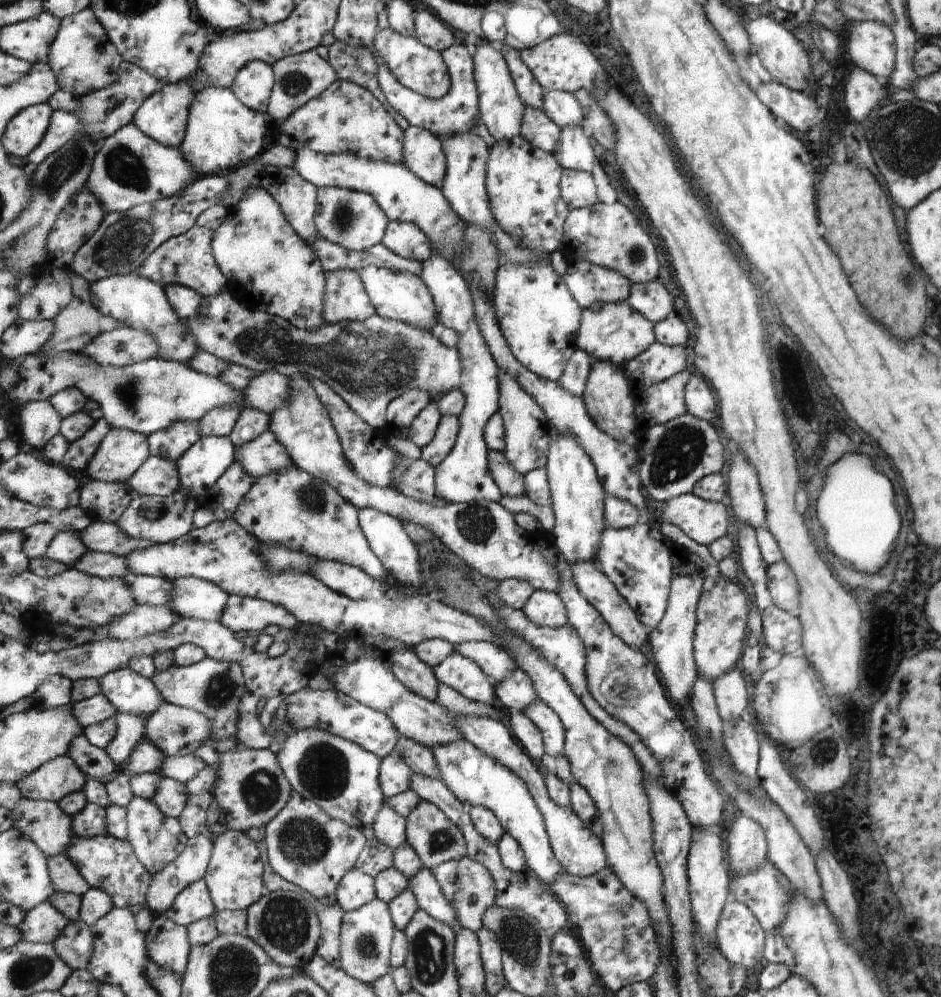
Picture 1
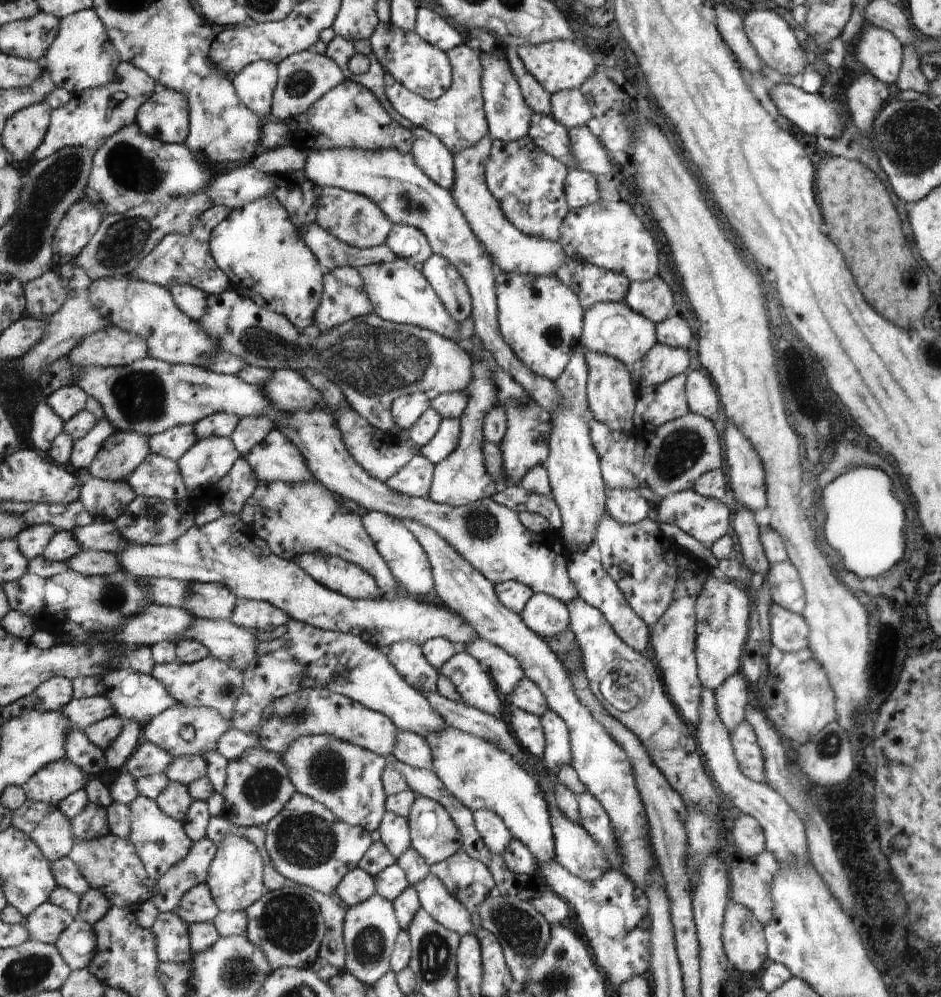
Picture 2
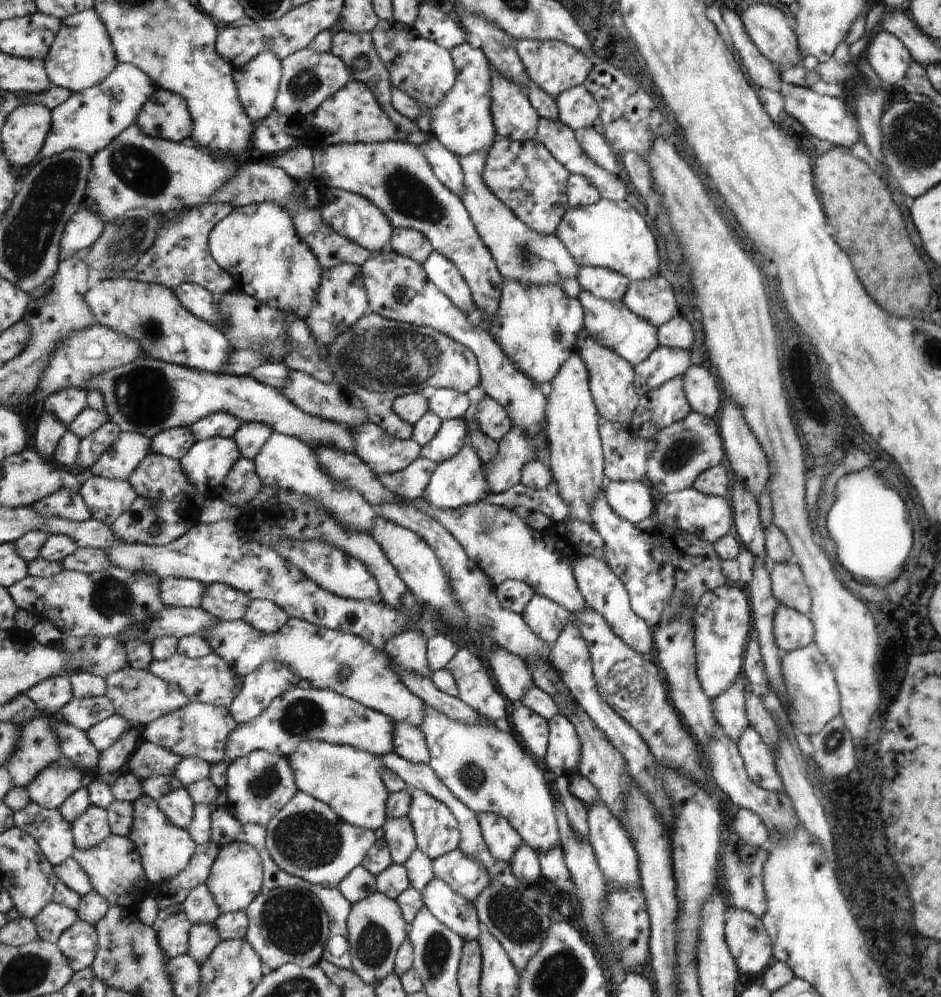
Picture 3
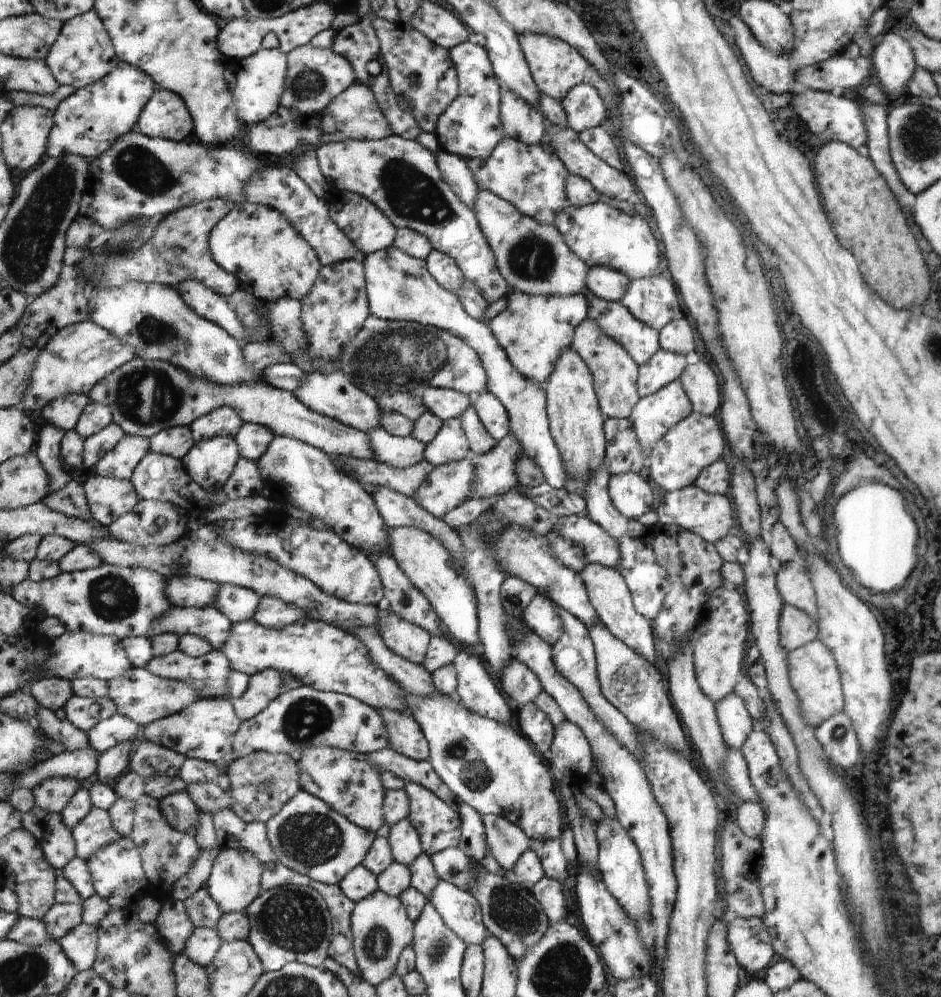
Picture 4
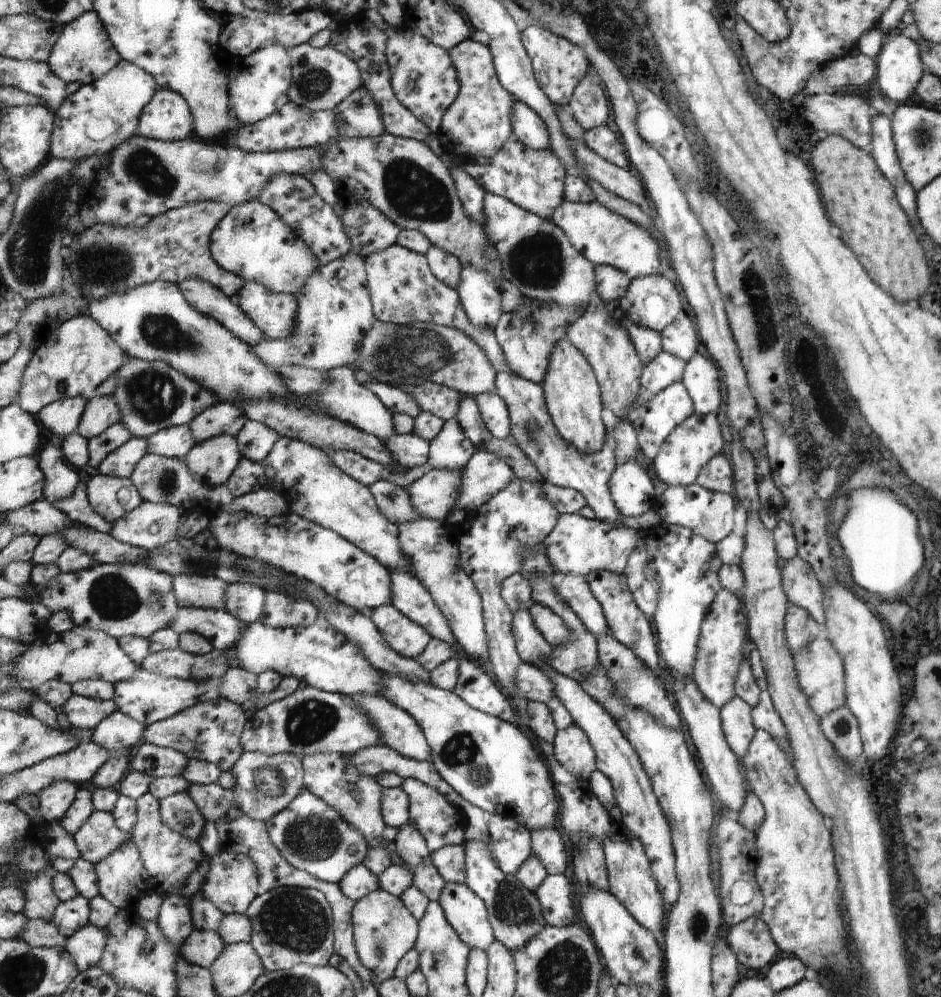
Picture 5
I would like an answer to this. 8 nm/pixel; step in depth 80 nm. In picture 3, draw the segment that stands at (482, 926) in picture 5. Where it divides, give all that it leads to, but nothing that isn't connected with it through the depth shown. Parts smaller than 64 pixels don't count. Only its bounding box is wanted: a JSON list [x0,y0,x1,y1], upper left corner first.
[421,879,481,941]

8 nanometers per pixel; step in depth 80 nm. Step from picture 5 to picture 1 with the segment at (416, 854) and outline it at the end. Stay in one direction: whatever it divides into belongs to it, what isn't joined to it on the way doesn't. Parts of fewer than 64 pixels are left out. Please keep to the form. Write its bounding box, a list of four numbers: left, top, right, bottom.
[372,802,406,851]

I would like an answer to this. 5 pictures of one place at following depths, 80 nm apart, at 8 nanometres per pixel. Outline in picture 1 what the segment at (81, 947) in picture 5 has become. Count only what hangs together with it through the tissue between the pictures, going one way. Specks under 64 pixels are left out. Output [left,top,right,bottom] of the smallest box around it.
[53,921,93,970]

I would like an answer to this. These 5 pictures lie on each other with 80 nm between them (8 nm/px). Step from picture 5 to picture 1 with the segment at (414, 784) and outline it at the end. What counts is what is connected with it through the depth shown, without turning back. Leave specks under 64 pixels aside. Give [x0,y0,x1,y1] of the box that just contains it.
[406,799,468,871]

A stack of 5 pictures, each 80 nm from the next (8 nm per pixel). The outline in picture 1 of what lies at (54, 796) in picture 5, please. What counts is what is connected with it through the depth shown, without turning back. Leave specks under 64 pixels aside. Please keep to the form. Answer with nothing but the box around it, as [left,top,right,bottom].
[18,756,86,803]

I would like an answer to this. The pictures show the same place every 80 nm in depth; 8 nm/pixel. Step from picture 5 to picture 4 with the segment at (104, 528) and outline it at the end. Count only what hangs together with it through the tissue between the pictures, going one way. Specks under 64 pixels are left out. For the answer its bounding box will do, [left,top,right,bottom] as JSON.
[43,479,94,520]

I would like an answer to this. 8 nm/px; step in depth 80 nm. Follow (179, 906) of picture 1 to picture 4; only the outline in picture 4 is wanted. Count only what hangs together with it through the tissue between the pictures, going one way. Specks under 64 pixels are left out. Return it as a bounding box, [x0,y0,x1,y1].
[183,887,224,929]

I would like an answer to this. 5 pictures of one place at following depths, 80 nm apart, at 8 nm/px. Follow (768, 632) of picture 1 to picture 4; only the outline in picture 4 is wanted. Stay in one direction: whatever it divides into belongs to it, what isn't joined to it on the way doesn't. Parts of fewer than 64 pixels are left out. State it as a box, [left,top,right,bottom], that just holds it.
[780,605,818,651]

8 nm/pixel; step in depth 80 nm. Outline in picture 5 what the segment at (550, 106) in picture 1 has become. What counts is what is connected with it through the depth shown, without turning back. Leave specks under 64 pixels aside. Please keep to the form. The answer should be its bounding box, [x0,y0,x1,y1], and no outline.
[568,75,610,131]

